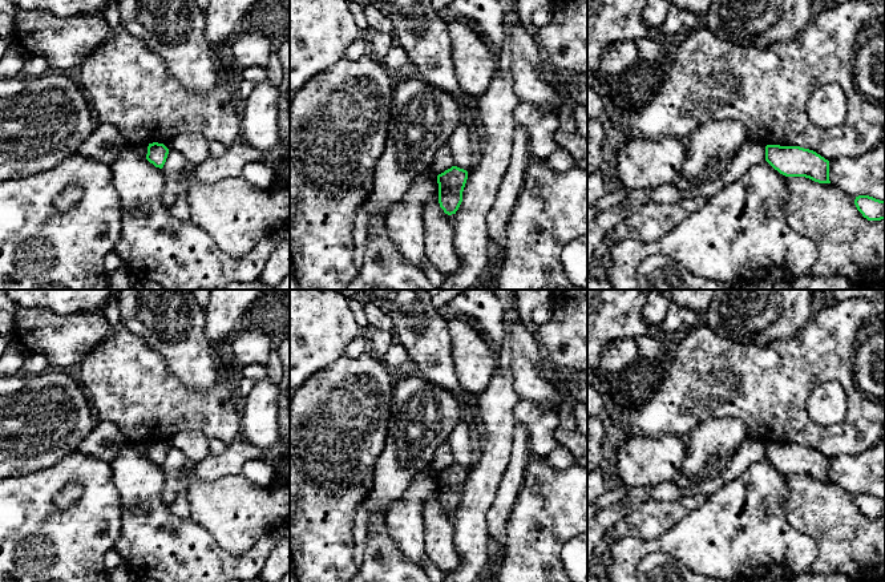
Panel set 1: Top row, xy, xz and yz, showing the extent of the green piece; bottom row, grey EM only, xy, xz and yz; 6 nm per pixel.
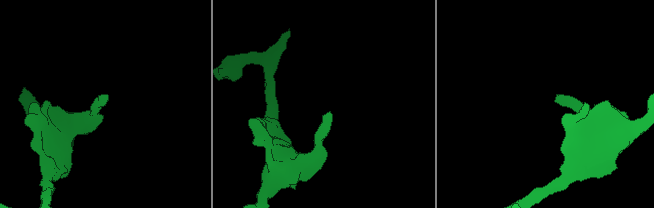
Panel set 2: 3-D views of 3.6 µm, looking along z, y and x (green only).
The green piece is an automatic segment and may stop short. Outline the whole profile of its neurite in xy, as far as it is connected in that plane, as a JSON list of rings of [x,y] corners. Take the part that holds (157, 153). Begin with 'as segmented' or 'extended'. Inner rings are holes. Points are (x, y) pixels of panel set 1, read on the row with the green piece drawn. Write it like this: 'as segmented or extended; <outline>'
as segmented; [[[153,142],[148,146],[146,159],[155,167],[162,169],[169,154],[169,149],[163,144]]]

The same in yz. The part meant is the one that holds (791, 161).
as segmented; [[[765,146],[765,161],[785,177],[805,177],[819,183],[831,183],[829,161],[800,146]]]

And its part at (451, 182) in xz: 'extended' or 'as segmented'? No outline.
as segmented

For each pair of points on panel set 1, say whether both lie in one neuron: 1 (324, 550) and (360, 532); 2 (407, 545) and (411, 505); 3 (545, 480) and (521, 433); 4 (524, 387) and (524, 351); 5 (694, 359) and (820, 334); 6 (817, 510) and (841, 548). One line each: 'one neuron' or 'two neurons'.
1: two neurons
2: one neuron
3: two neurons
4: one neuron
5: one neuron
6: one neuron

